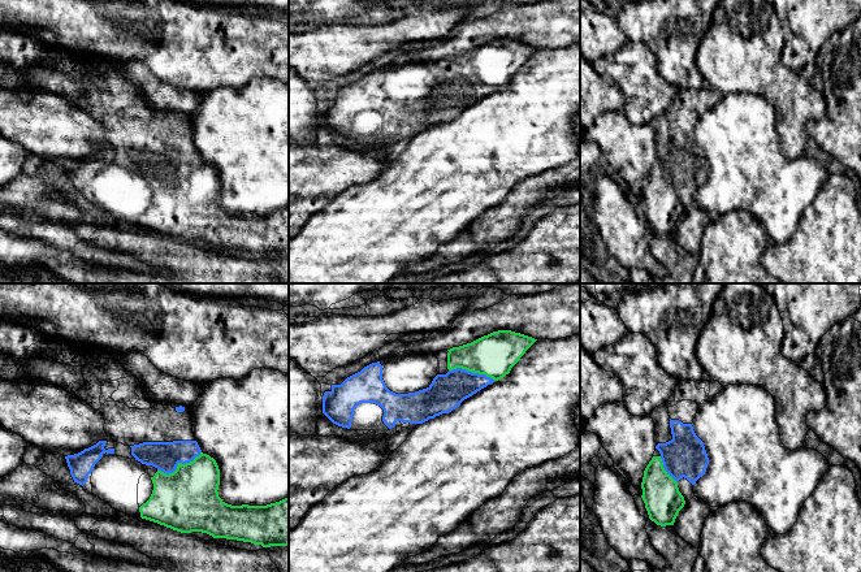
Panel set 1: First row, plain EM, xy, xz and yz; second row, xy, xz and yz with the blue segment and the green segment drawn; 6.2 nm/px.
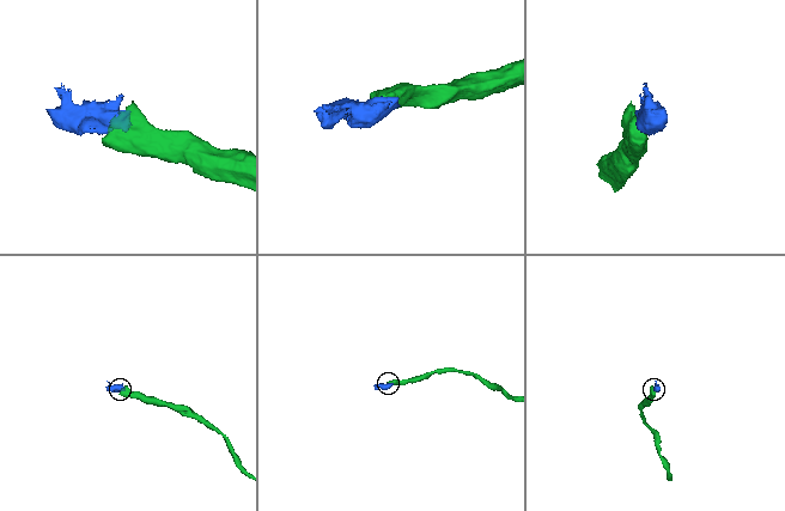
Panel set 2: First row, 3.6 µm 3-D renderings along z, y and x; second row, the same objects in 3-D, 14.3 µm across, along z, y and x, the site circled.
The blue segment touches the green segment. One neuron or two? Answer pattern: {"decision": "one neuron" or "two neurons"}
{"decision": "one neuron"}

